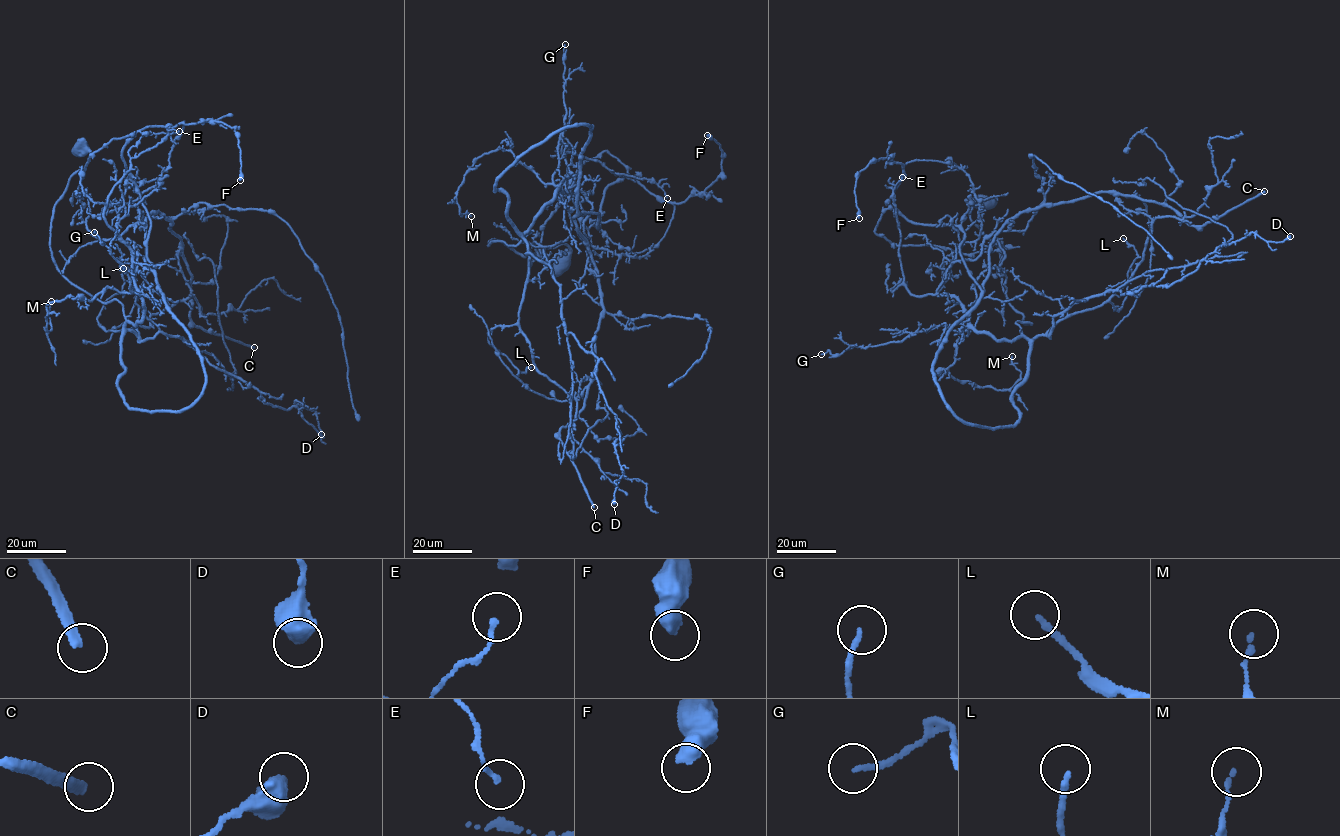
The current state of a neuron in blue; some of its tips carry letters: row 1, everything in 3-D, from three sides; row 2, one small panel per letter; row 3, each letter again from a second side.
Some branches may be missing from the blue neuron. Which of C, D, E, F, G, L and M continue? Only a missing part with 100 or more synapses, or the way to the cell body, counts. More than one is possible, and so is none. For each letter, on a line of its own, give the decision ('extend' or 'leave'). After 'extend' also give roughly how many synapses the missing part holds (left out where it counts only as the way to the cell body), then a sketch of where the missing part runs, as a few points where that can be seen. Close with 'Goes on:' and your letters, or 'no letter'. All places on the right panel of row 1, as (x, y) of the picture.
C: extend; 160 synapses
D: leave
E: leave
F: leave
G: leave
L: leave
M: leave
Goes on: C

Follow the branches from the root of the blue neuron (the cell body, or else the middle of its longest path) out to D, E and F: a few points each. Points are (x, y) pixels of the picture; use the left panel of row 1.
D: (79, 149), (51, 222), (60, 273), (141, 341), (178, 335), (265, 404), (314, 410), (321, 434)
E: (79, 149), (90, 157), (55, 205), (53, 262), (134, 325), (143, 303), (107, 200), (132, 158), (179, 131)
F: (79, 149), (50, 249), (122, 306), (131, 408), (182, 410), (205, 376), (125, 146), (221, 121), (240, 180)

